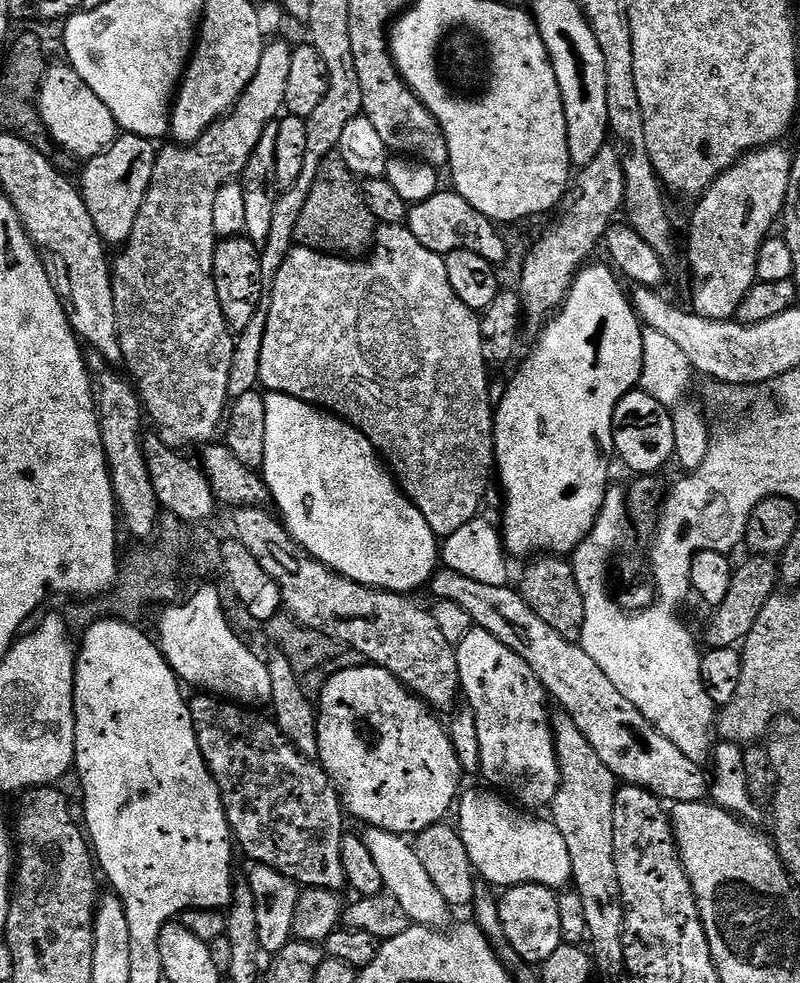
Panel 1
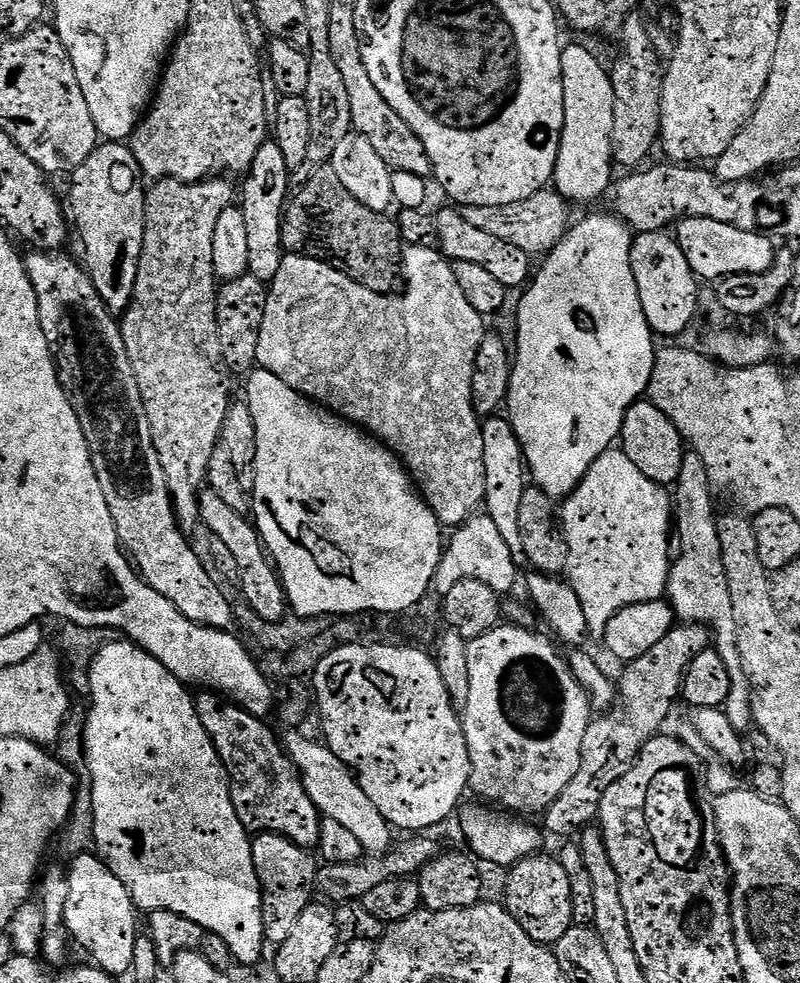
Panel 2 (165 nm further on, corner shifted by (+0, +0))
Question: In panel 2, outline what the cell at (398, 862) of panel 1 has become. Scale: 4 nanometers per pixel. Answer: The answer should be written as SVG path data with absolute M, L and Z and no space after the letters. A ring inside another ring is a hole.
M296 730L289 731L288 737L283 737L282 743L286 755L292 760L306 786L306 794L314 802L314 806L327 819L340 823L345 830L350 830L362 842L365 853L383 854L393 847L392 835L394 829L391 824L378 814L378 806L366 798L366 790L357 782L356 777L344 767L344 763L333 754L327 744L307 740Z

